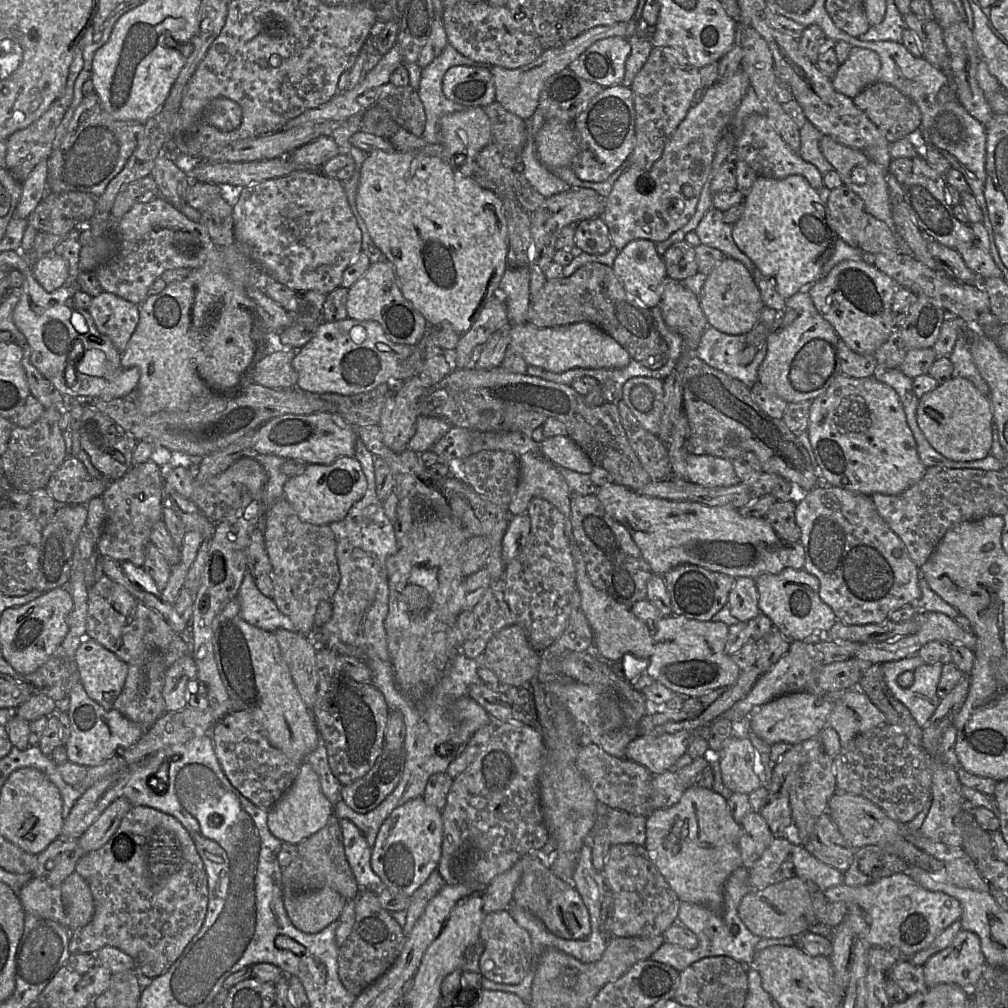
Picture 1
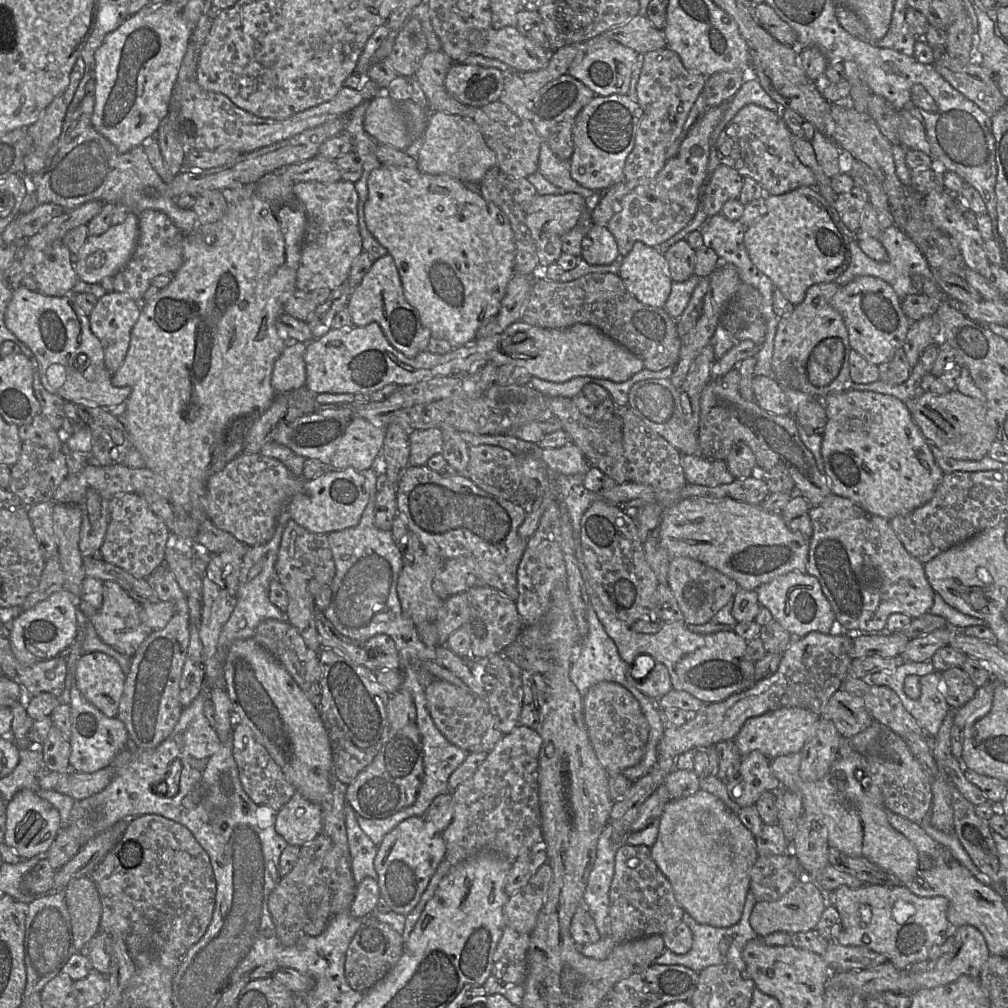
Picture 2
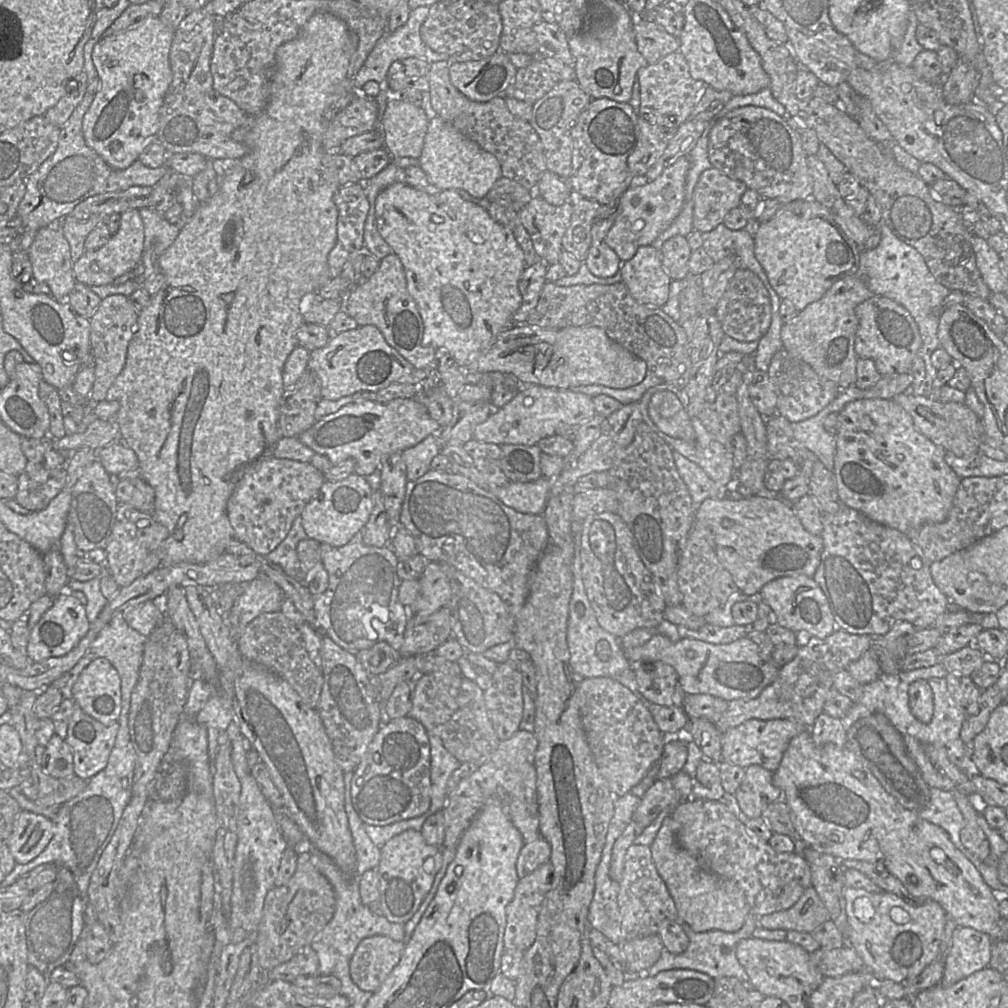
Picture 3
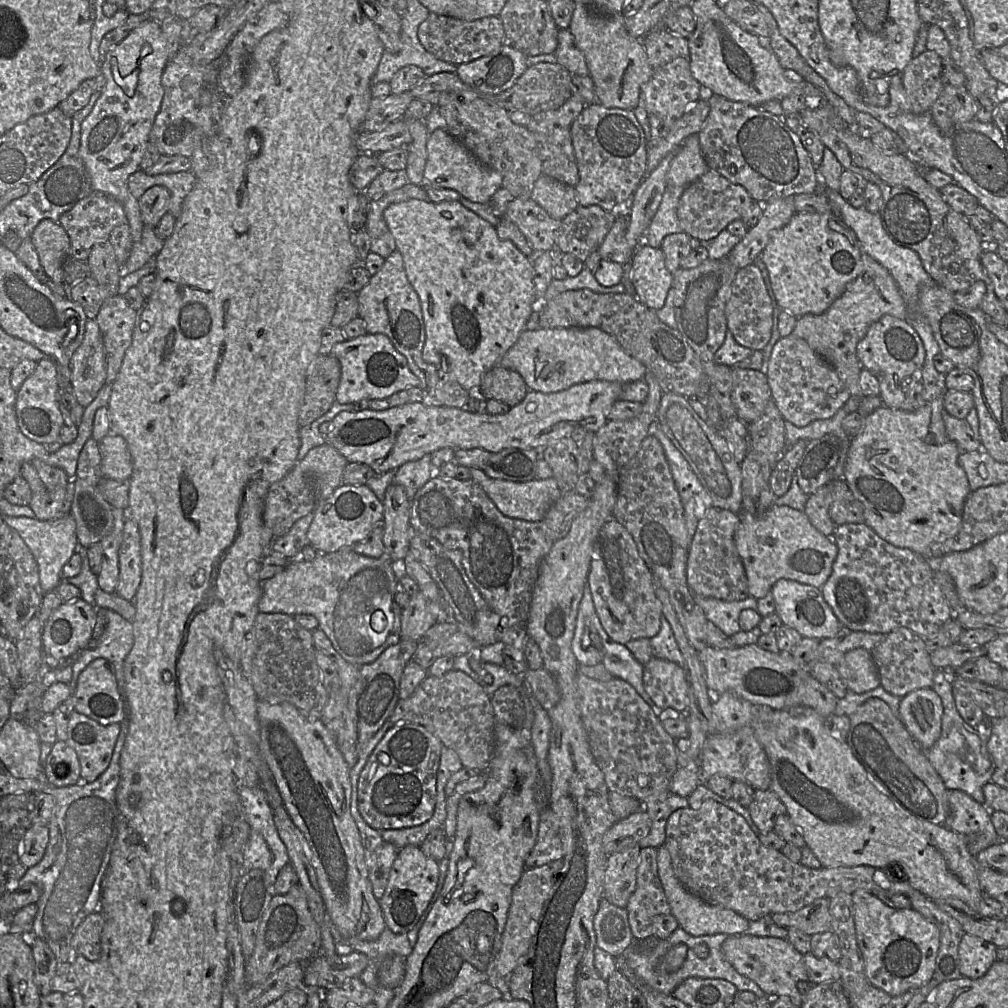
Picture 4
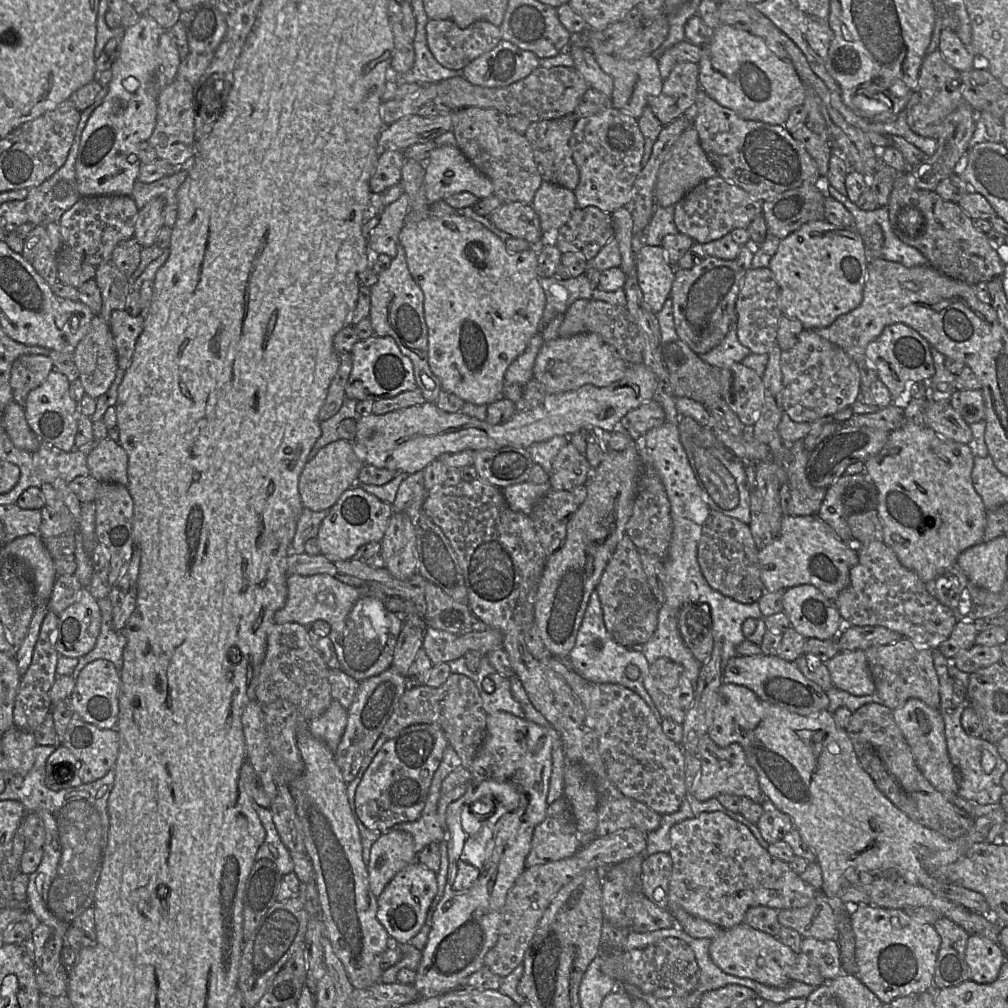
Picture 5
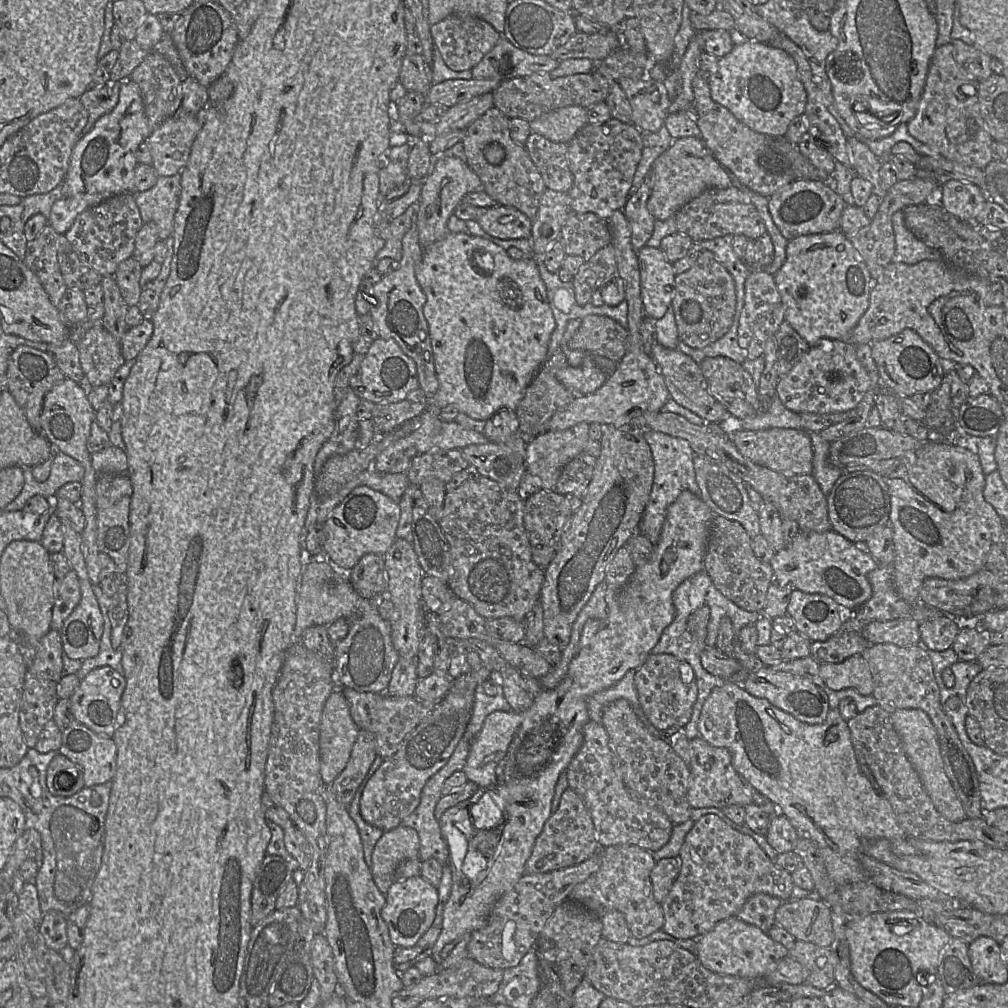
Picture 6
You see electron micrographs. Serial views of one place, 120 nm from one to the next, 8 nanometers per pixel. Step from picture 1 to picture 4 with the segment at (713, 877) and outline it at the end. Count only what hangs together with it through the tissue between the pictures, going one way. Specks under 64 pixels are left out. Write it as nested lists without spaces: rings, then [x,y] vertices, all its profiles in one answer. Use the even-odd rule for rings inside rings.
[[[665,845],[657,848],[658,876],[670,906],[671,914],[679,926],[692,936],[715,934],[741,935],[746,933],[749,921],[733,910],[706,903],[699,897],[688,892],[674,874],[671,857]]]

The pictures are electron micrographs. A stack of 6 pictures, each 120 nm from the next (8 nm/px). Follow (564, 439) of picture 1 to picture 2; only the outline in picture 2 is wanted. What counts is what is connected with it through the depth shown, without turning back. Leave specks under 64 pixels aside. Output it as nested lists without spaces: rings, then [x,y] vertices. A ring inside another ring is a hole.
[[[573,443],[542,449],[541,458],[549,469],[563,475],[584,476],[591,468],[582,451]]]

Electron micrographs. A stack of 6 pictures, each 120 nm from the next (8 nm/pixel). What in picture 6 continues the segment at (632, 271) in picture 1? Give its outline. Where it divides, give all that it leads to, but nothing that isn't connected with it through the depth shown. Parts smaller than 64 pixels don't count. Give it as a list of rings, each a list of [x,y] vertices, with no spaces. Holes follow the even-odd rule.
[[[644,246],[637,252],[640,290],[646,318],[662,318],[672,304],[673,295],[667,286],[674,286],[671,263],[660,248]]]

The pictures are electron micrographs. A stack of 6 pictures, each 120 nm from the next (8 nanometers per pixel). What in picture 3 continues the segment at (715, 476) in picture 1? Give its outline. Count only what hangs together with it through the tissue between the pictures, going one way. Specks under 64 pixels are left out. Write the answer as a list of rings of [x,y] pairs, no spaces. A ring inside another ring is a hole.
[[[673,449],[673,458],[680,477],[692,497],[695,510],[707,498],[724,498],[730,488],[720,487],[696,463]]]

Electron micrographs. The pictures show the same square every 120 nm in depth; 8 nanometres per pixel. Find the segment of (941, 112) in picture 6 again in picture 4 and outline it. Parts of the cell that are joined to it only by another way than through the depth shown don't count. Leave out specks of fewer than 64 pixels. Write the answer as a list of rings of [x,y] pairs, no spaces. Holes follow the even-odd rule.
[[[925,50],[908,63],[902,74],[902,81],[912,112],[923,114],[931,111],[947,84],[943,59],[936,52]]]

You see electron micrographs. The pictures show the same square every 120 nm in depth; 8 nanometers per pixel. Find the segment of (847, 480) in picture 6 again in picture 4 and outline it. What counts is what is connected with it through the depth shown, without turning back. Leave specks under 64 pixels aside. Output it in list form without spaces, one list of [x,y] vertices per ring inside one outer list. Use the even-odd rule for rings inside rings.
[[[827,484],[809,495],[804,508],[804,513],[811,524],[827,537],[833,535],[837,526],[829,513],[830,503],[831,493],[829,493],[829,485]]]

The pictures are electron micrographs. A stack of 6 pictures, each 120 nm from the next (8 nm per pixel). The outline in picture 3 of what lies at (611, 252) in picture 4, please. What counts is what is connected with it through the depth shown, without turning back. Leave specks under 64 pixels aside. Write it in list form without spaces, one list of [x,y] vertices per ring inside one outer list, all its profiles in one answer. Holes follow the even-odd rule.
[[[684,155],[666,168],[655,180],[636,183],[622,193],[617,201],[614,223],[604,239],[604,242],[620,258],[621,266],[635,255],[640,246],[651,245],[676,219],[683,206],[689,167],[689,157]],[[667,186],[671,187],[673,192],[670,200],[662,195],[662,190]]]

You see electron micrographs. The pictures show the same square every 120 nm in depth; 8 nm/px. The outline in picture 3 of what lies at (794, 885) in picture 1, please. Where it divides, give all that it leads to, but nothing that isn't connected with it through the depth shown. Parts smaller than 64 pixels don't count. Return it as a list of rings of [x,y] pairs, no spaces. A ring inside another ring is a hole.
[[[811,885],[789,909],[758,918],[758,925],[768,930],[814,932],[830,919],[830,913]]]

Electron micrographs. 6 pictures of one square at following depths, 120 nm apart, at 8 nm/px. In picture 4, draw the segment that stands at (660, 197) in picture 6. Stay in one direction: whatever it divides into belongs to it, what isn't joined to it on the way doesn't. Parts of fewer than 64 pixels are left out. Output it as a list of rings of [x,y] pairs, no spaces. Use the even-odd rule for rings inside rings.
[[[698,134],[684,139],[671,161],[667,186],[687,187],[710,169],[701,151]]]

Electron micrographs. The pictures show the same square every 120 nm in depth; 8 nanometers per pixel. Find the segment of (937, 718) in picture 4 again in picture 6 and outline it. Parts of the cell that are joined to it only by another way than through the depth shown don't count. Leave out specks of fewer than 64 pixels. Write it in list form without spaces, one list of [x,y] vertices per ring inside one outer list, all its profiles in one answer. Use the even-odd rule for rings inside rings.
[[[898,709],[891,714],[891,720],[936,810],[951,822],[964,820],[967,817],[965,809],[944,770],[937,732],[928,714],[921,709]]]

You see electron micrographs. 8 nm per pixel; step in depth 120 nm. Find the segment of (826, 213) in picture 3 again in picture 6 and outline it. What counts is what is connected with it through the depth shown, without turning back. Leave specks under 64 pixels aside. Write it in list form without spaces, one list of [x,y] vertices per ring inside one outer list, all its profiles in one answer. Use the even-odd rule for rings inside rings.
[[[840,229],[826,233],[802,235],[789,240],[786,248],[786,260],[774,278],[784,305],[784,319],[810,346],[830,344],[833,340],[849,341],[851,332],[869,306],[869,296],[874,282],[863,258],[851,243],[848,235]]]

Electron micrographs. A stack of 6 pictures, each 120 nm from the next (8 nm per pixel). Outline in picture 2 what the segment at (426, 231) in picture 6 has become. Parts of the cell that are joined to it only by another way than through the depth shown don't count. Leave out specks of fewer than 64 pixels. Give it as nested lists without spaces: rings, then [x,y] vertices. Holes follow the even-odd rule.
[[[445,112],[431,113],[424,132],[424,143],[415,158],[418,169],[430,175],[448,175],[461,182],[479,183],[486,172],[496,166],[496,154],[486,144],[478,125],[470,118],[452,115]]]

